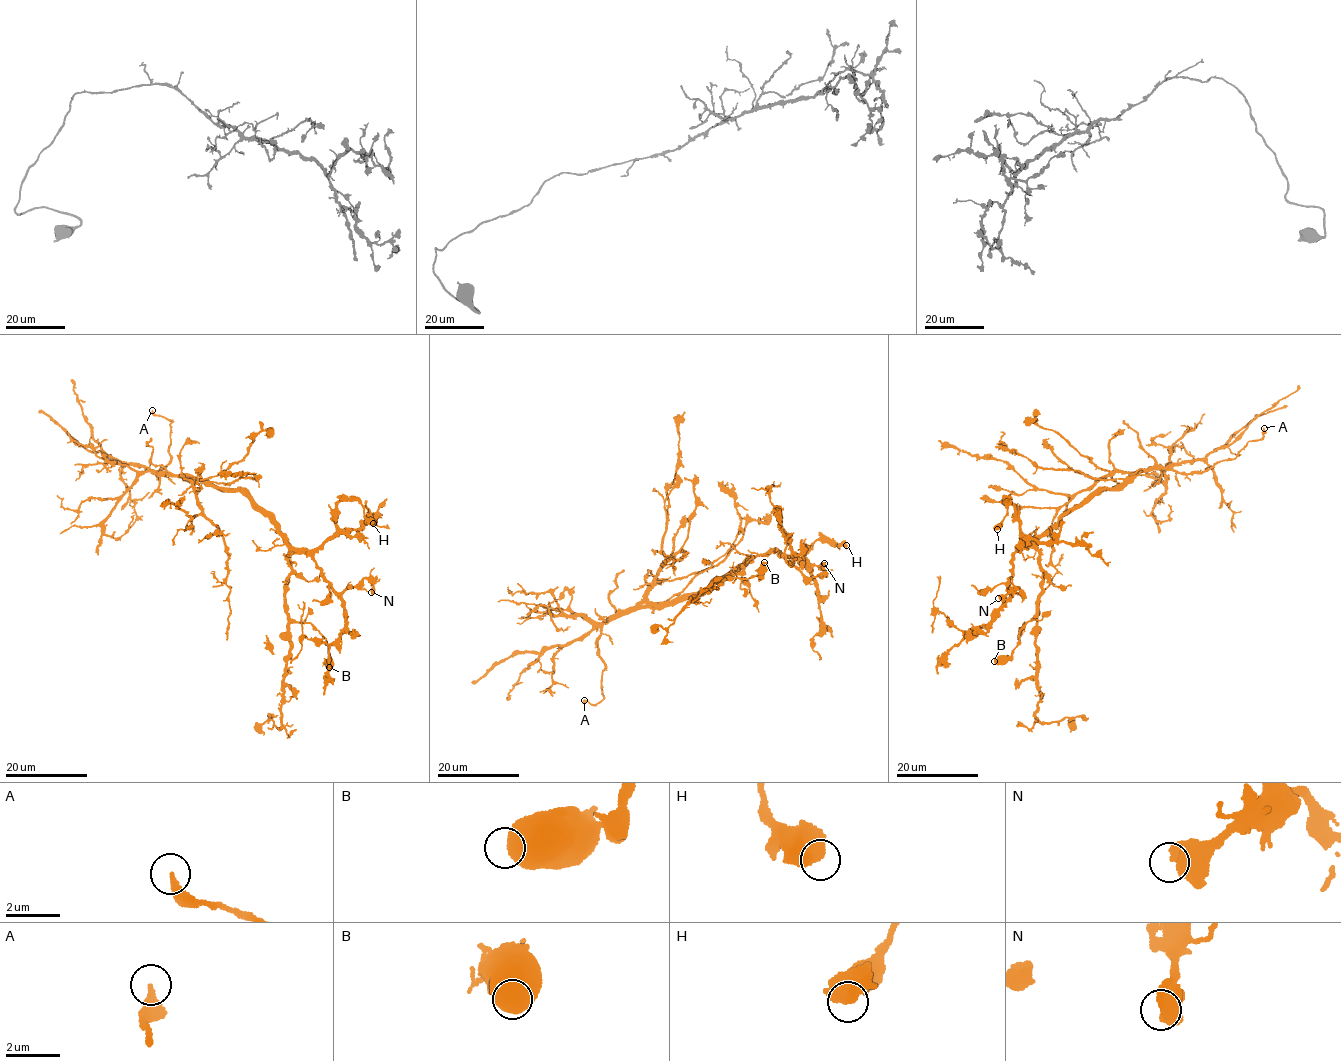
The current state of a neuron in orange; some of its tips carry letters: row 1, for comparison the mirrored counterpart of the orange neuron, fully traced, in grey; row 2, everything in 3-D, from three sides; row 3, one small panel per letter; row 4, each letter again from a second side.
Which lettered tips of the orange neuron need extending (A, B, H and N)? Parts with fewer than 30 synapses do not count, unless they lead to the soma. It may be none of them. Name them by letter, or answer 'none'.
none

